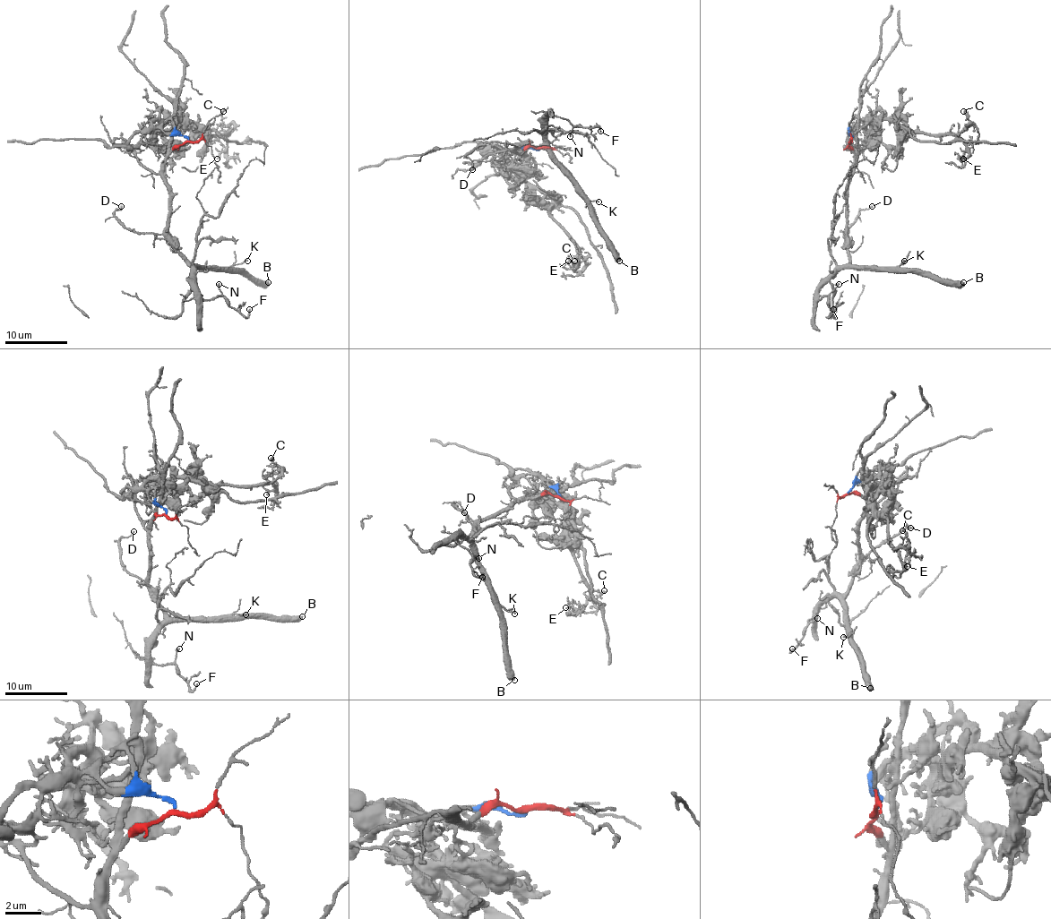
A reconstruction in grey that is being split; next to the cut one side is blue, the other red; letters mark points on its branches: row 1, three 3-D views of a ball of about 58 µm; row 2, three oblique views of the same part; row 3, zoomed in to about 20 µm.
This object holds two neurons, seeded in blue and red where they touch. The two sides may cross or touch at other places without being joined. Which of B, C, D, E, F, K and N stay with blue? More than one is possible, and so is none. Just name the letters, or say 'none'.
C, E

